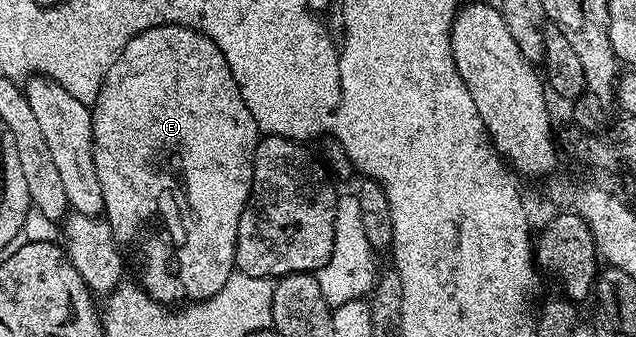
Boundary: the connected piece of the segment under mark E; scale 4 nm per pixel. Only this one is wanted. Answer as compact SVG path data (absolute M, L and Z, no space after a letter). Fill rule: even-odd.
M167 25L153 27L128 41L128 45L118 55L118 59L102 79L102 88L98 100L92 105L94 117L94 160L96 161L96 177L100 177L100 189L104 189L104 218L110 224L114 240L118 246L130 251L138 258L142 266L141 286L158 302L167 305L178 305L183 301L207 299L220 289L224 289L224 281L235 274L234 254L236 253L236 237L240 217L246 208L252 185L254 172L254 154L258 148L260 132L252 113L248 113L248 105L244 105L244 97L228 69L228 61L224 61L224 53L206 35L194 31L190 27Z

